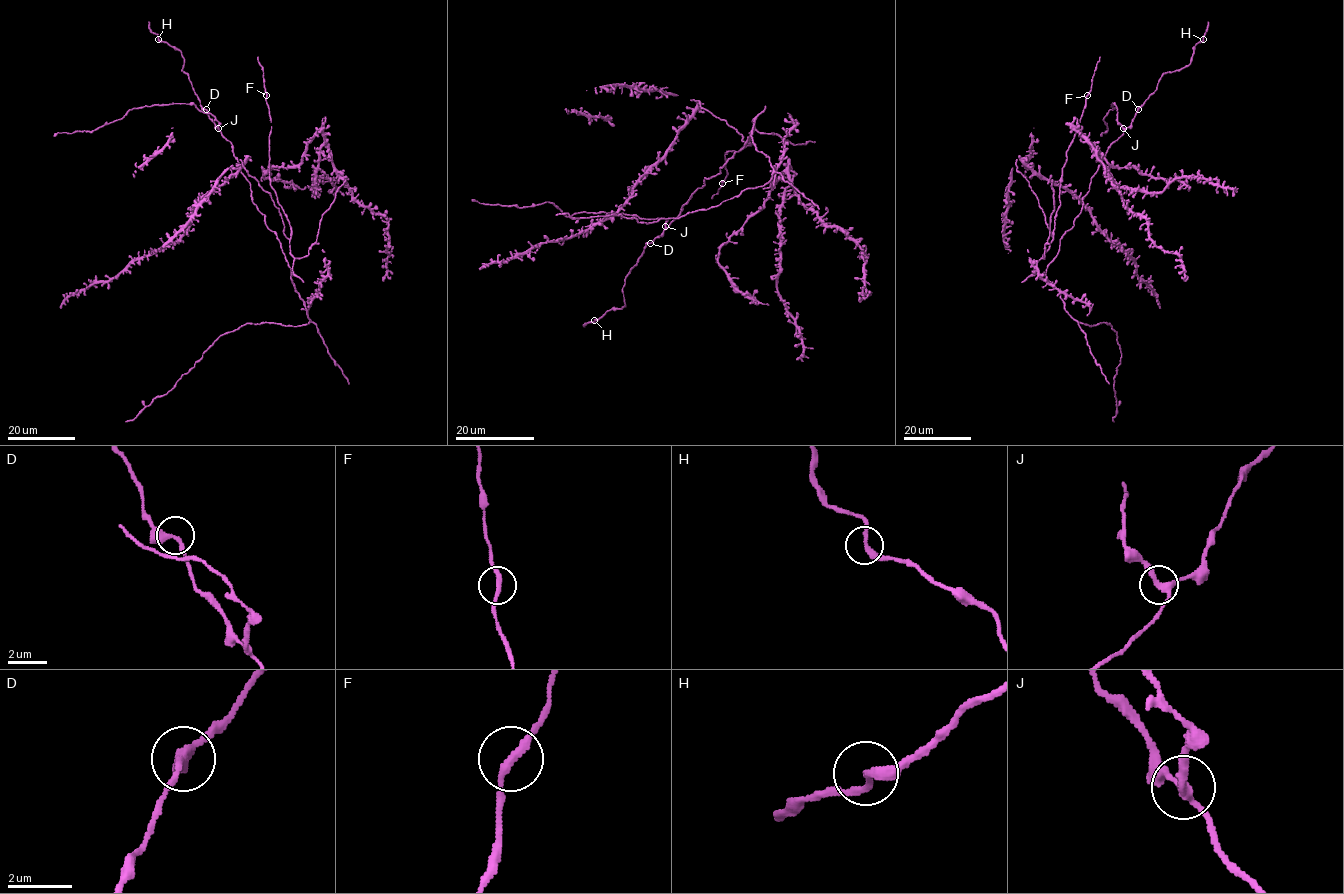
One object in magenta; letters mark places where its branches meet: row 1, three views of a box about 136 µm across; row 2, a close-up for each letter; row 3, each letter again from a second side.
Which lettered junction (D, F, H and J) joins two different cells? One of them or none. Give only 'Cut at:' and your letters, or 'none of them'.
Cut at: J

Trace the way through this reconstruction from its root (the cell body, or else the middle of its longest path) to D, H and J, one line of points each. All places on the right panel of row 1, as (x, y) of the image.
D: (1043, 254), (1033, 274), (1043, 274), (1056, 255), (1061, 236), (1081, 211), (1092, 176), (1138, 109)
H: (1043, 254), (1033, 274), (1043, 274), (1056, 255), (1108, 147), (1130, 125), (1160, 78), (1186, 67), (1203, 39)
J: (1043, 254), (1033, 274), (1043, 274), (1056, 255), (1061, 236), (1081, 211), (1092, 176), (1123, 128)

